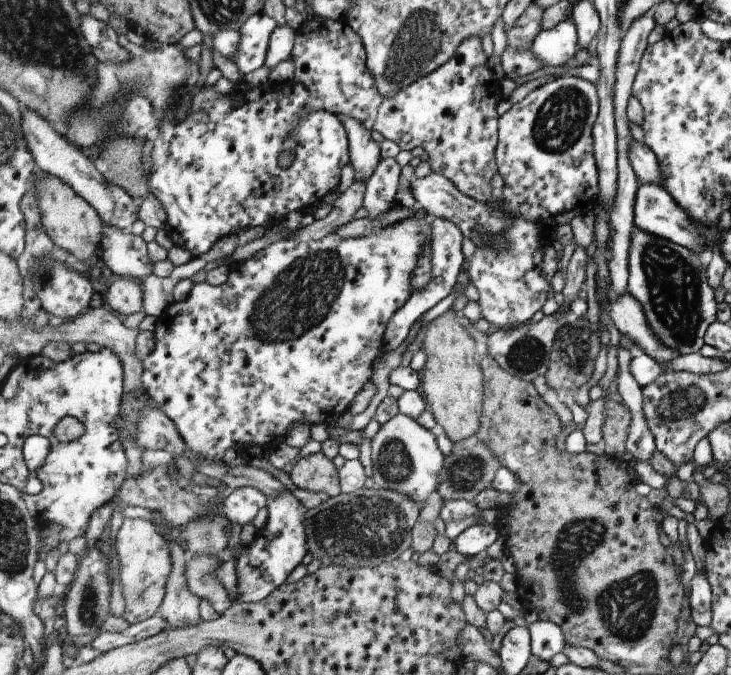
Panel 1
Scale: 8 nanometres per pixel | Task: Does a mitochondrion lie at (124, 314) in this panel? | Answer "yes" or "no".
no

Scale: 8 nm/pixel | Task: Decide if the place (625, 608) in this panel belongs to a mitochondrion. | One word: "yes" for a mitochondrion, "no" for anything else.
yes

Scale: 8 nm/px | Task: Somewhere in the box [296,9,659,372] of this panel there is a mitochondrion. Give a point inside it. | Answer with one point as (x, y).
(561, 122)

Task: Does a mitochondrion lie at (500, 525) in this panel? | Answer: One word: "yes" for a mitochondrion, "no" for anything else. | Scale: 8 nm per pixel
no

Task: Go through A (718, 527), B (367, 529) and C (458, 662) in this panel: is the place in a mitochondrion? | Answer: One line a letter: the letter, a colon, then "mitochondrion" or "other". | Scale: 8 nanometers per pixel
A: other
B: mitochondrion
C: other

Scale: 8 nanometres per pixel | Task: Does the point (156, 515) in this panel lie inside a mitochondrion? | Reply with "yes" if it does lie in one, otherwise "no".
no

